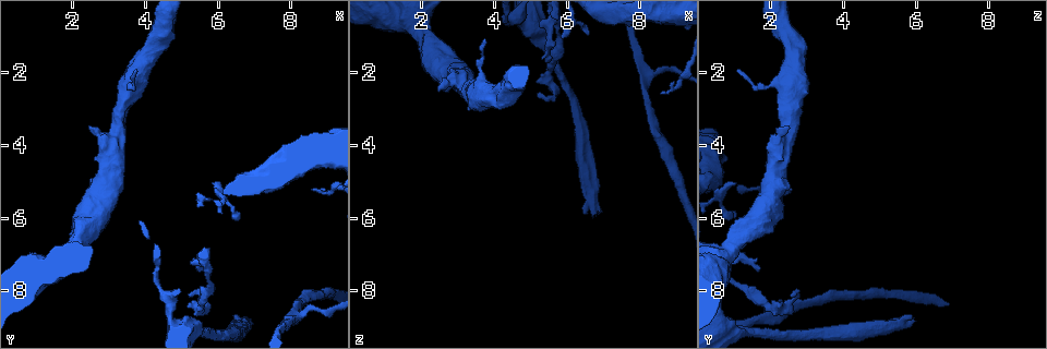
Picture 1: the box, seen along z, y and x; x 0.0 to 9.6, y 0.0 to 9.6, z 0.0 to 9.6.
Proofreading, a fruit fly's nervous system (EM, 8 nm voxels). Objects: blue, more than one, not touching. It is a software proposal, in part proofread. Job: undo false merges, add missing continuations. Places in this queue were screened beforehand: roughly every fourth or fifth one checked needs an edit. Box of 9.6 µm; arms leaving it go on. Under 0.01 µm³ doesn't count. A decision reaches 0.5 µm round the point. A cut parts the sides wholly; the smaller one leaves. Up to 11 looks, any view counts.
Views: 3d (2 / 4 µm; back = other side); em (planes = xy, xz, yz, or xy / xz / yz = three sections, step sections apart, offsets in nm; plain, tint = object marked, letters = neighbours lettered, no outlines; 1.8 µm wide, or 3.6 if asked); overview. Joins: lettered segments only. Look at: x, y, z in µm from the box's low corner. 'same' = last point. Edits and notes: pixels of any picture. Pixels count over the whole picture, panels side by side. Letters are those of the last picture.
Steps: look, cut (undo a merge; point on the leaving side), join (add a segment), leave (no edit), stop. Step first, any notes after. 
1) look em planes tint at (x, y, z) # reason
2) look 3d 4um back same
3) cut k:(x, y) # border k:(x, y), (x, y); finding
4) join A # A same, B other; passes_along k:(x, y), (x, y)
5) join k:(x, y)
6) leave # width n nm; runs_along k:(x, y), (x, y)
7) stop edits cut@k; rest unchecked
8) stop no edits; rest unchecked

look 3d 2um at (5.90, 5.10, 1.05) # free end

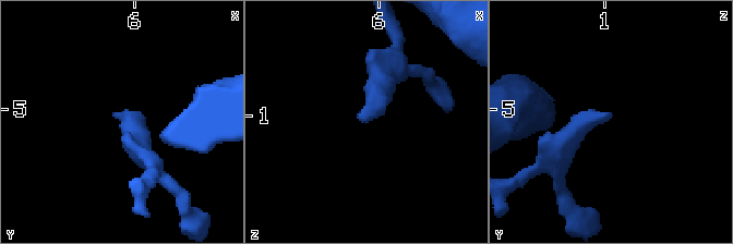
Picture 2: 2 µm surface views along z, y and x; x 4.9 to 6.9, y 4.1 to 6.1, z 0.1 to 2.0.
look em planes letters at (5.88, 5.08, 1.02) # shape alone is not enough

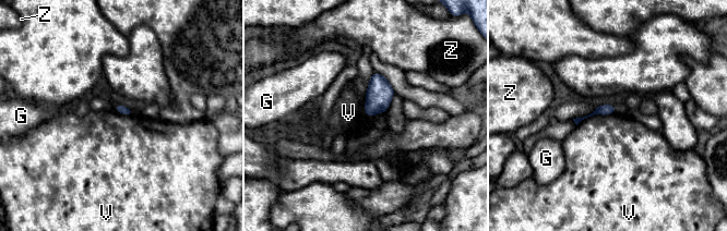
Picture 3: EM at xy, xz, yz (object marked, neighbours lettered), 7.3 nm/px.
leave # G other, V other, Z other; border 3:(616, 110), (588, 116), (576, 125); no lettered segment goes on from it

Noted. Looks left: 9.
look em planes letters at (8.60, 5.25, 2.60) # branch stops here

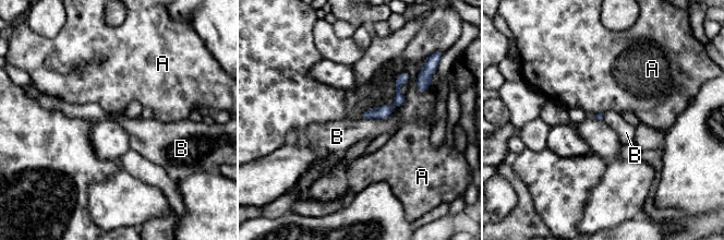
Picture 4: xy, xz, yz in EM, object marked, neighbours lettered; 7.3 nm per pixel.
leave # longest_contact B 220 nm; A other, B other; none of them fits

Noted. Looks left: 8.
look em yz step 8 tint at (6.65, 8.85, 5.65) # calibre changes

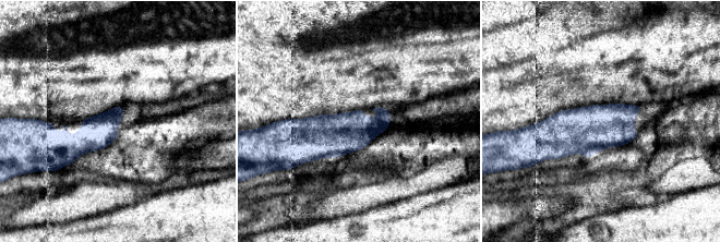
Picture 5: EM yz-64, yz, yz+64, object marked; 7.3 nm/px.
look em planes letters same

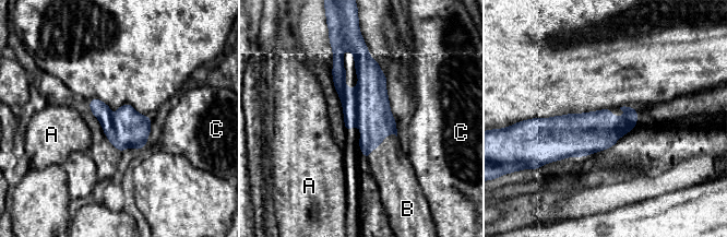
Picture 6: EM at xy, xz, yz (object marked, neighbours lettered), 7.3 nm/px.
join 6:(391, 168) # A other, B same, C other; passes_along 6:(371, 111), (380, 143), (391, 168); it goes on there

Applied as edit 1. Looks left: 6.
look em yz step 8 letters at (5.25, 8.15, 2.60) # tapers out

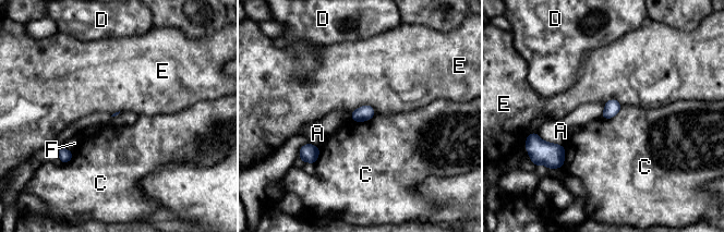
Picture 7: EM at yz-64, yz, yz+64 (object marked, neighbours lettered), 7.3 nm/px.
look em planes letters same

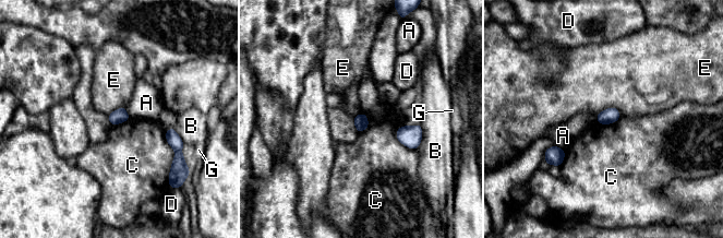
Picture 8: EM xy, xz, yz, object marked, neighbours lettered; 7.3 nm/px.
leave # A other, B other, C other, D other, E other, G other; none of them fits

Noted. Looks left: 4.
stop edits join@6; rest unchecked

